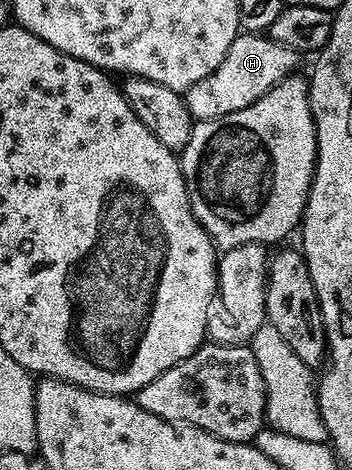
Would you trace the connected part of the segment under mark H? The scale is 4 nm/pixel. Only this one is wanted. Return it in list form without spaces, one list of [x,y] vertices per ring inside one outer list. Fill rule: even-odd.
[[[237,34],[222,65],[218,65],[218,69],[214,69],[210,77],[204,77],[202,81],[198,81],[198,85],[187,91],[184,104],[190,109],[193,120],[225,119],[230,113],[246,109],[254,100],[262,98],[274,85],[293,74],[297,70],[296,59],[297,52],[273,42],[263,34]]]

